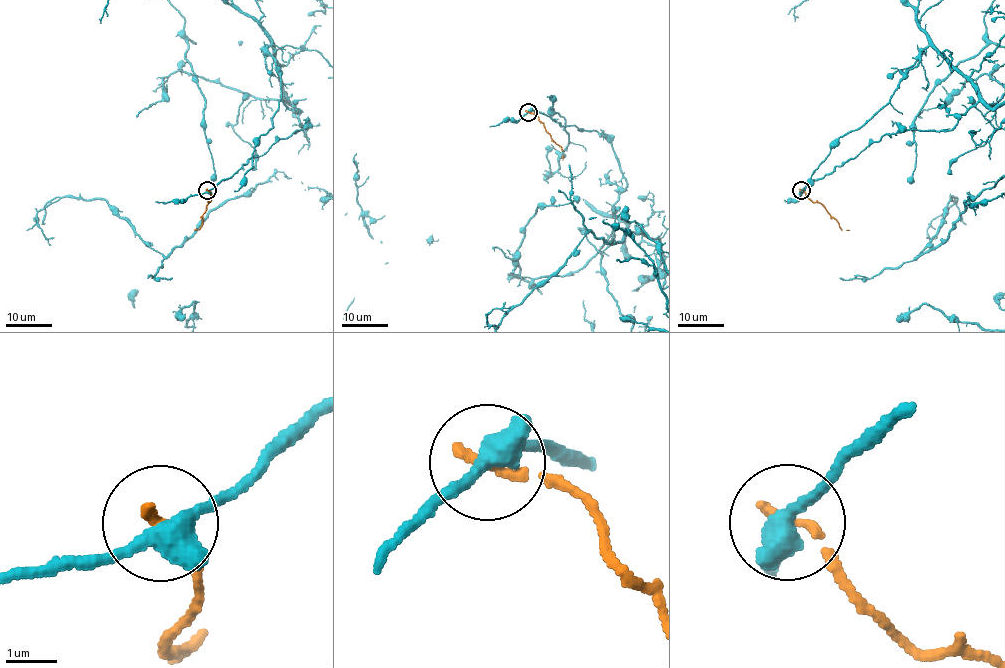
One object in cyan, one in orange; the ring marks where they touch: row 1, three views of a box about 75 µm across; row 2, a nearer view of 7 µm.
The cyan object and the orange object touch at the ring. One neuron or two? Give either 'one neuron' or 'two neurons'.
two neurons

